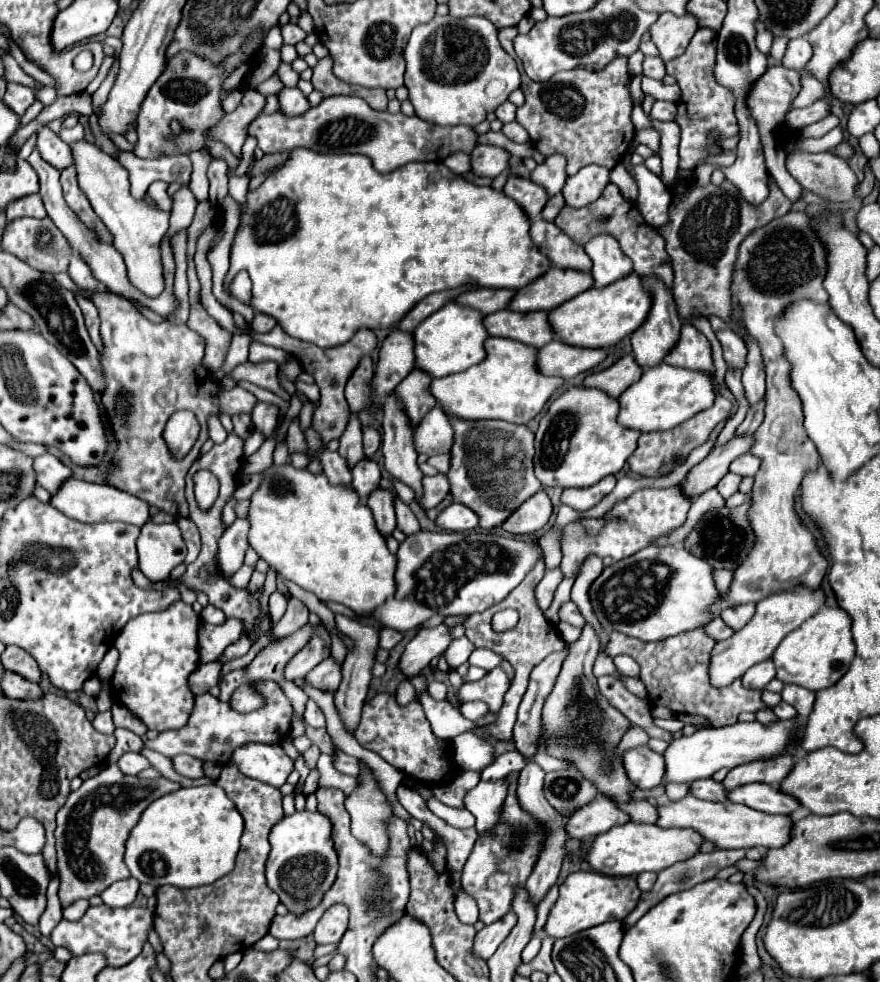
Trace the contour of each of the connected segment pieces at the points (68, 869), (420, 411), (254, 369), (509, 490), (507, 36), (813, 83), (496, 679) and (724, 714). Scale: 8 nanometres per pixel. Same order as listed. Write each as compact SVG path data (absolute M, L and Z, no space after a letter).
M103 769L95 777L83 781L83 785L77 791L71 791L67 803L63 809L57 813L57 829L55 829L55 839L57 839L57 867L59 867L59 901L63 907L75 903L77 899L89 899L93 895L103 893L111 883L121 881L131 877L129 869L123 863L123 853L125 853L125 843L129 839L131 829L137 825L141 813L159 797L177 791L181 785L173 783L165 777L157 779L141 779L133 775L121 773L121 769Z
M413 369L405 381L401 381L395 389L395 393L401 397L405 409L407 409L407 415L411 417L413 425L417 425L423 415L437 405L435 397L429 393L429 385L431 385L431 377L421 371L421 369Z
M245 361L241 365L237 365L233 371L229 371L229 377L233 381L249 381L249 383L257 383L285 399L289 399L289 393L281 387L279 379L277 379L277 363L275 361L263 361L263 363L251 363Z
M449 417L449 423L455 431L451 467L447 471L453 501L469 507L479 517L483 529L503 525L523 501L541 489L533 473L533 431L527 425L495 419L463 421L459 417Z
M511 27L511 29L501 29L499 31L499 43L501 43L501 47L517 61L517 55L515 55L515 51L513 51L513 37L517 35L517 29L515 27Z
M801 75L801 91L799 95L795 97L791 109L797 109L797 107L807 107L811 105L813 101L819 101L823 97L823 85L811 77L811 75Z
M491 669L481 681L475 683L463 683L457 691L457 701L467 703L467 701L483 701L487 703L491 713L497 713L503 703L503 695L510 687L510 679L499 669Z
M693 629L691 633L681 633L679 637L669 637L667 641L645 643L623 633L609 633L609 643L605 645L605 655L631 655L641 667L641 681L649 691L649 705L663 705L673 713L699 715L705 717L713 727L725 727L737 723L739 713L763 709L761 693L745 689L741 681L735 681L727 689L715 689L707 677L707 665L711 659L711 649L715 641L707 637L705 629Z

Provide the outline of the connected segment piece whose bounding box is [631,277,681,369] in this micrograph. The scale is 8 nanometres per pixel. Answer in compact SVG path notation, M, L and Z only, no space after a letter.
M643 277L643 285L653 295L653 307L649 311L647 321L631 335L631 345L633 345L633 357L635 357L637 365L641 365L643 369L647 369L647 367L659 365L665 359L665 355L677 345L679 333L681 333L681 319L677 315L673 293L669 289L665 289L665 285L659 279L655 279L655 277Z

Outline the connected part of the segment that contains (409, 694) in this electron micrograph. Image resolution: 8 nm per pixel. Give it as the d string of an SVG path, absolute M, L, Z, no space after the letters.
M405 678L398 684L396 691L396 700L400 705L407 705L415 698L415 695L415 688L413 685L411 685L409 679Z

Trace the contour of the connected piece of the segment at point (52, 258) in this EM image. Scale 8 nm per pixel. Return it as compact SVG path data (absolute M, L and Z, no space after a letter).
M19 217L9 221L1 237L1 249L29 263L33 269L41 273L51 273L51 275L67 271L67 257L73 253L71 245L67 245L67 239L63 237L63 233L59 233L57 225L49 217L45 219Z

